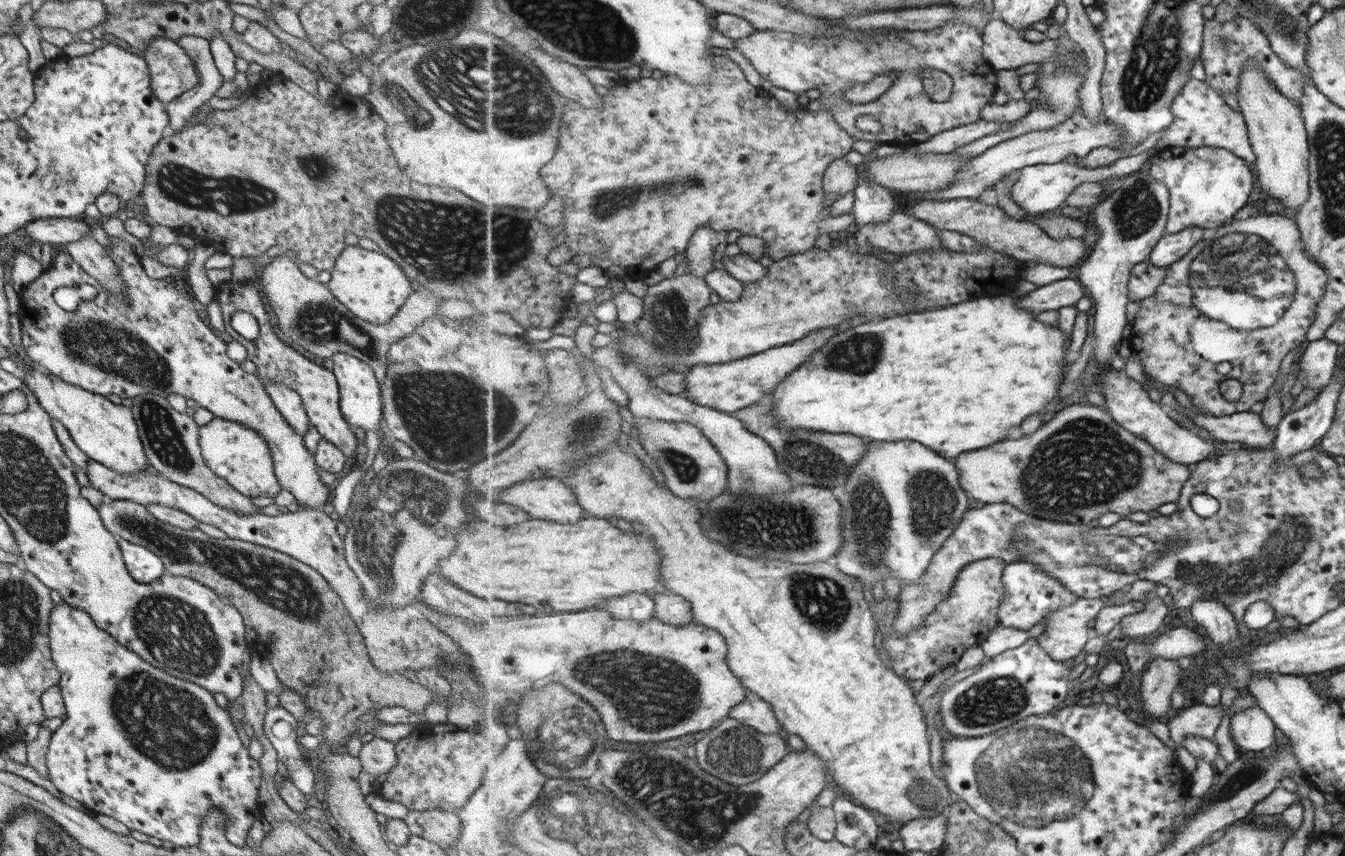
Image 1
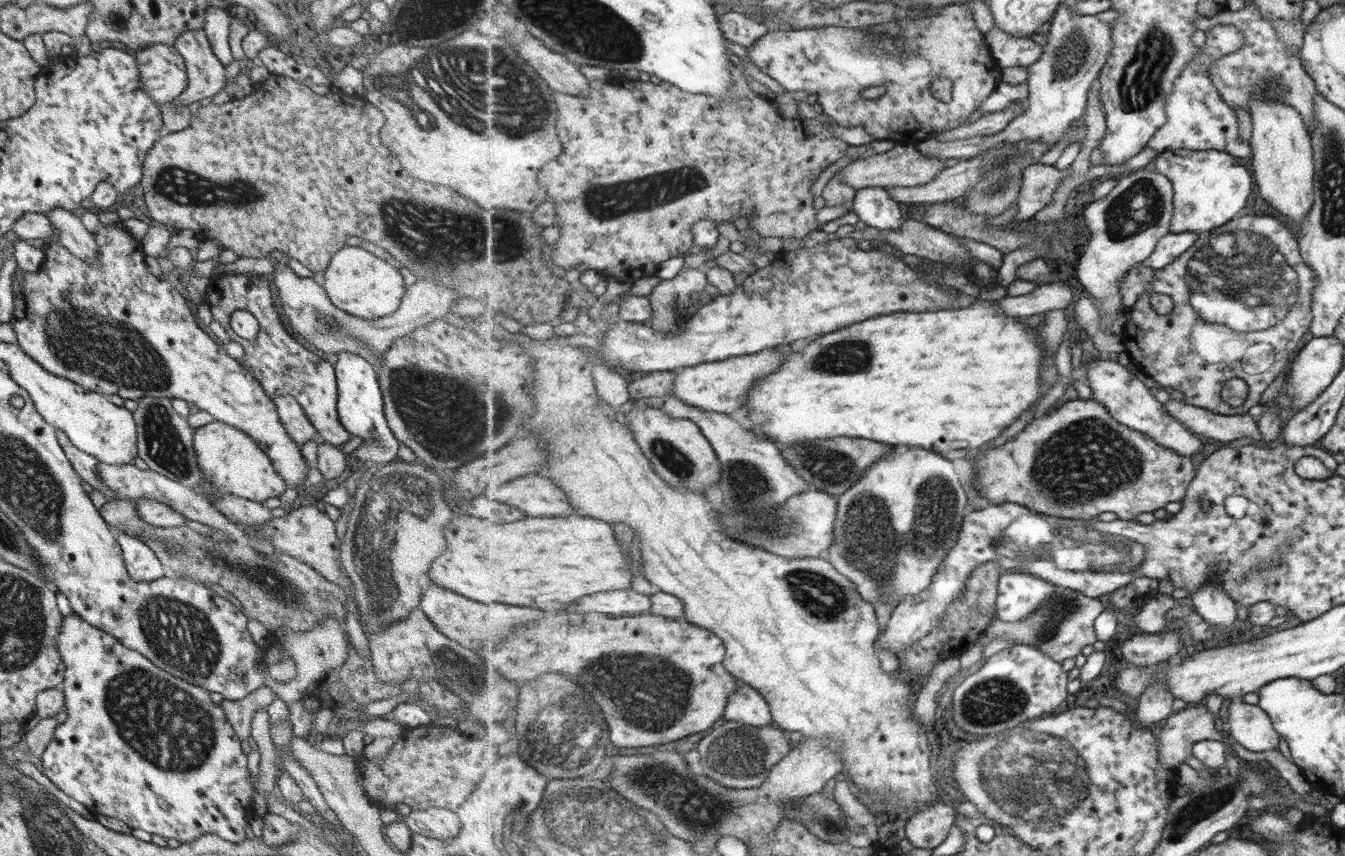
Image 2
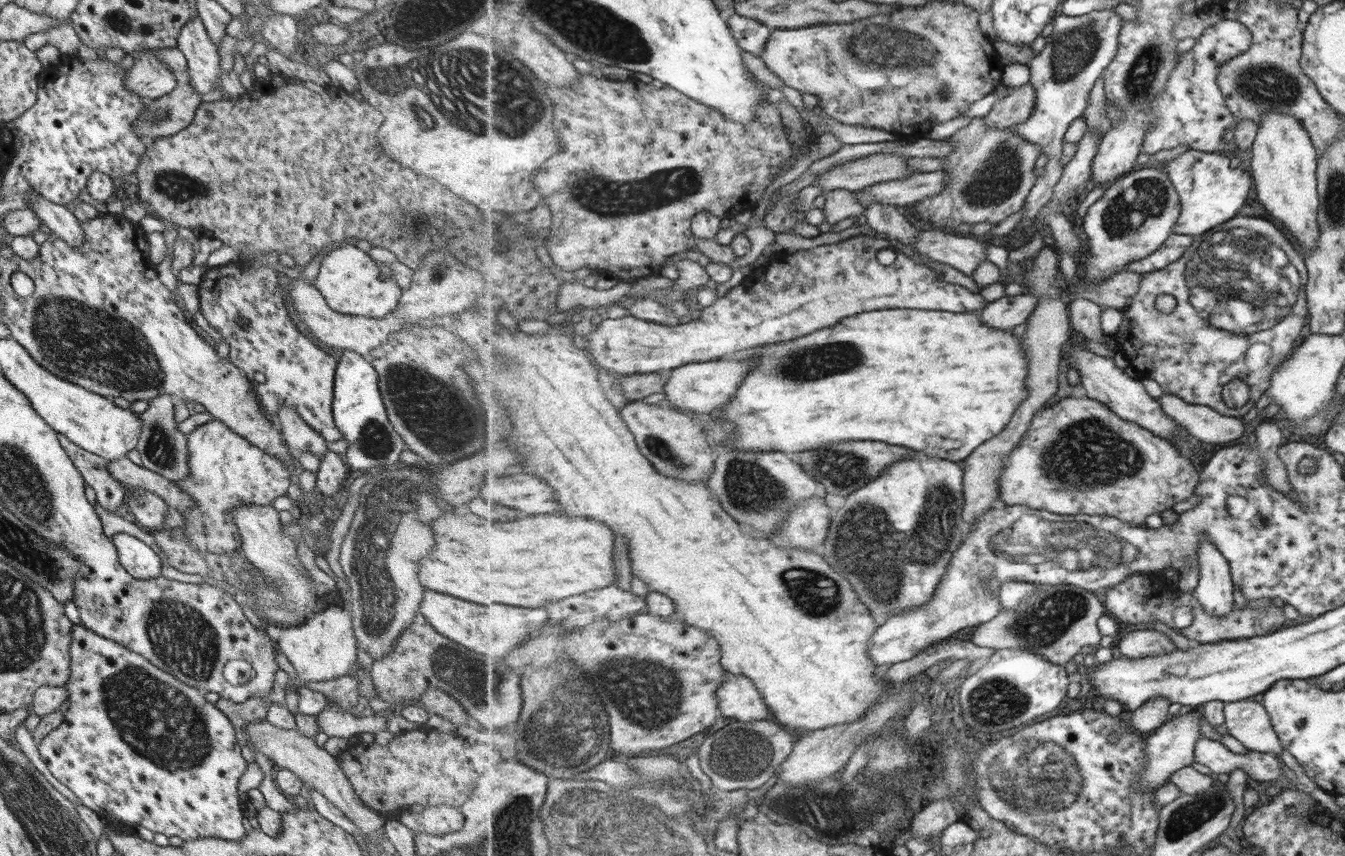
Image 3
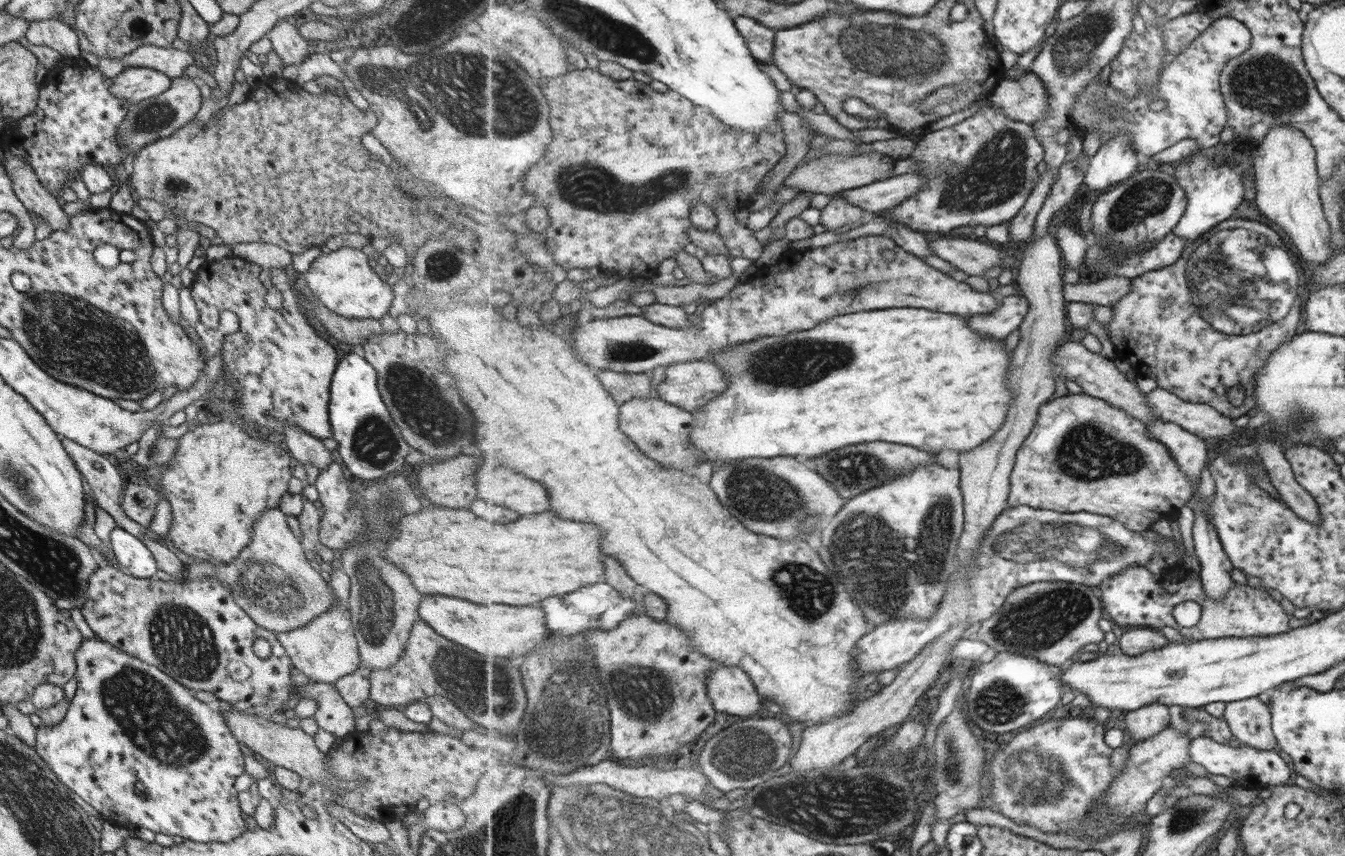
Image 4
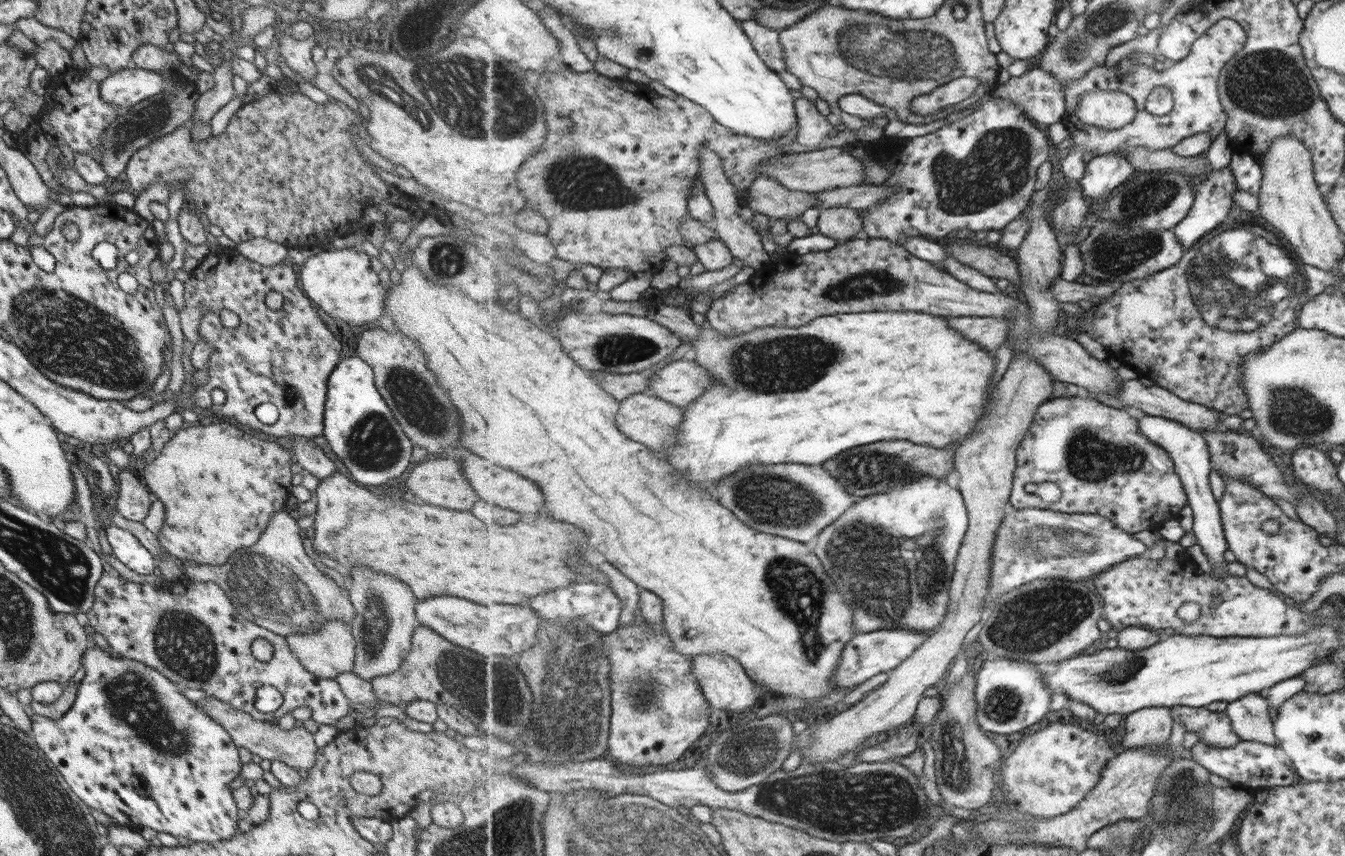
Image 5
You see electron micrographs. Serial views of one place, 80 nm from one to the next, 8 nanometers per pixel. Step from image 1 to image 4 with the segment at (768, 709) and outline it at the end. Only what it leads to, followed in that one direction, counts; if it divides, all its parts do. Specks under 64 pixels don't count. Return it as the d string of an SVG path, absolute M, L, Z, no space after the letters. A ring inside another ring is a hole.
M717 663L708 675L708 695L719 712L745 718L766 716L764 699L756 684L749 673L738 666Z

